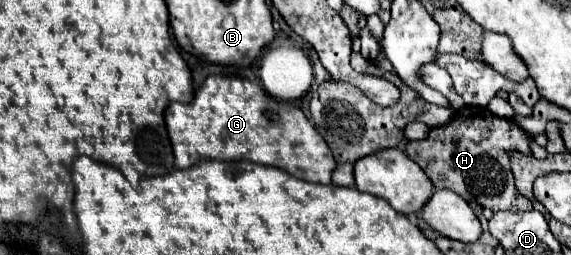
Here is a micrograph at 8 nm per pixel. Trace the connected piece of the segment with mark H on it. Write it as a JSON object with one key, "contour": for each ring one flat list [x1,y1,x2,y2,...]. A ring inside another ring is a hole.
{"contour":[[465,106,463,112,455,112,453,120,441,128,431,128,427,138,423,140,411,140,405,146,405,154,421,166,421,170,429,176,429,180,435,184,435,188,453,188,459,196,463,196,467,202,477,202,483,208,489,208,493,212,497,210,531,210,531,202,521,196,515,188,513,172,511,172,511,160,509,152,513,150,523,154,531,154,529,136,525,130,521,130,513,120,505,120,499,116,493,116,487,112,487,108,477,106]]}

